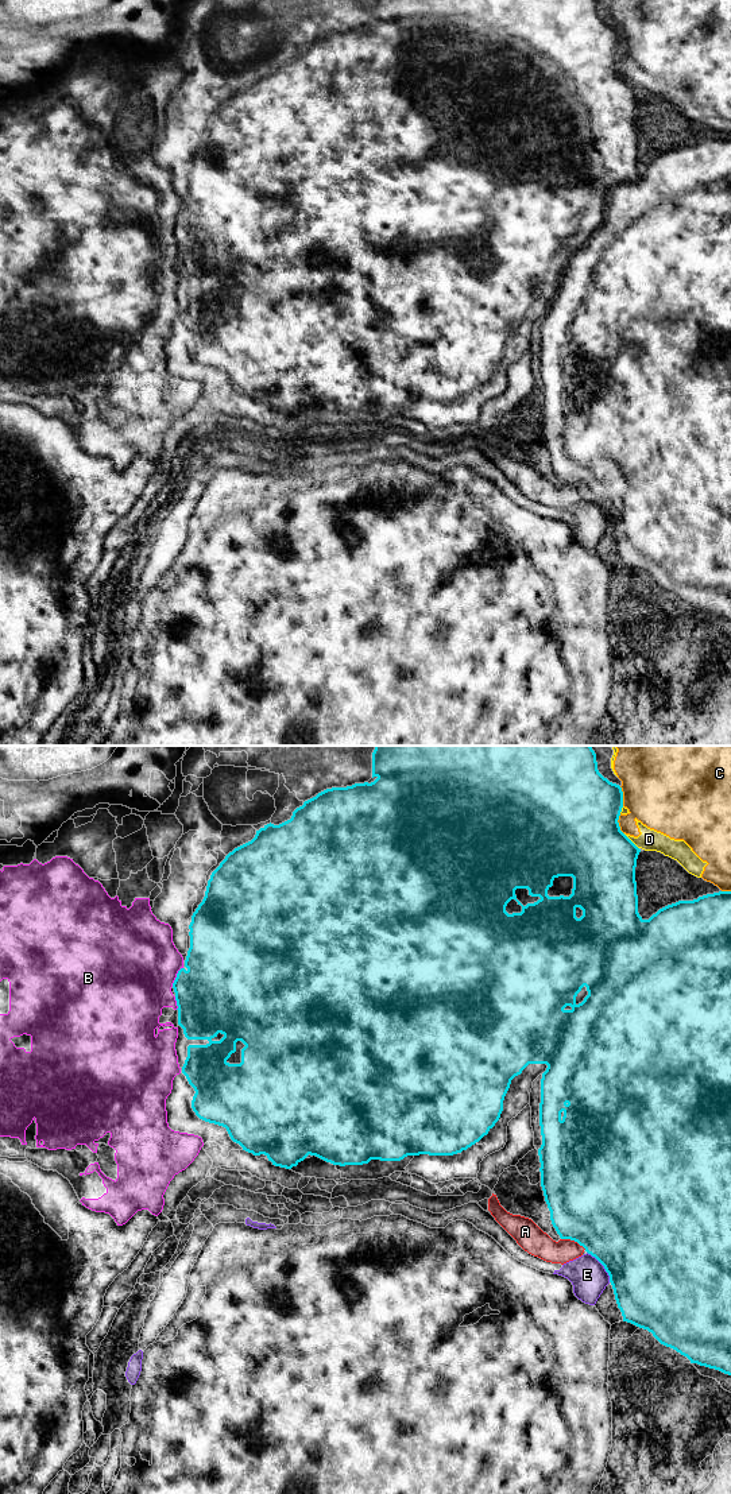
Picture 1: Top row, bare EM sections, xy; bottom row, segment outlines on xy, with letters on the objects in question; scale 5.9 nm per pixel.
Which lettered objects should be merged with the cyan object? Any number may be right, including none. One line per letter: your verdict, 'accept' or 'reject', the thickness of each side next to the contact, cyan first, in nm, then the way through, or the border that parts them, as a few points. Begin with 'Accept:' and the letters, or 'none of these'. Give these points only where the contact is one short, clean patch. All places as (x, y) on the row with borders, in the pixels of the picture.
Accept: none of these
A: reject | 500/160 nm
B: reject | 440/480 nm
C: reject | 500/300 nm
D: reject | 420/130 nm
E: reject | 500/220 nm

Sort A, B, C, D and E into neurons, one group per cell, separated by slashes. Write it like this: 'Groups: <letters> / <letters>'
Groups: A / B / C D / E

